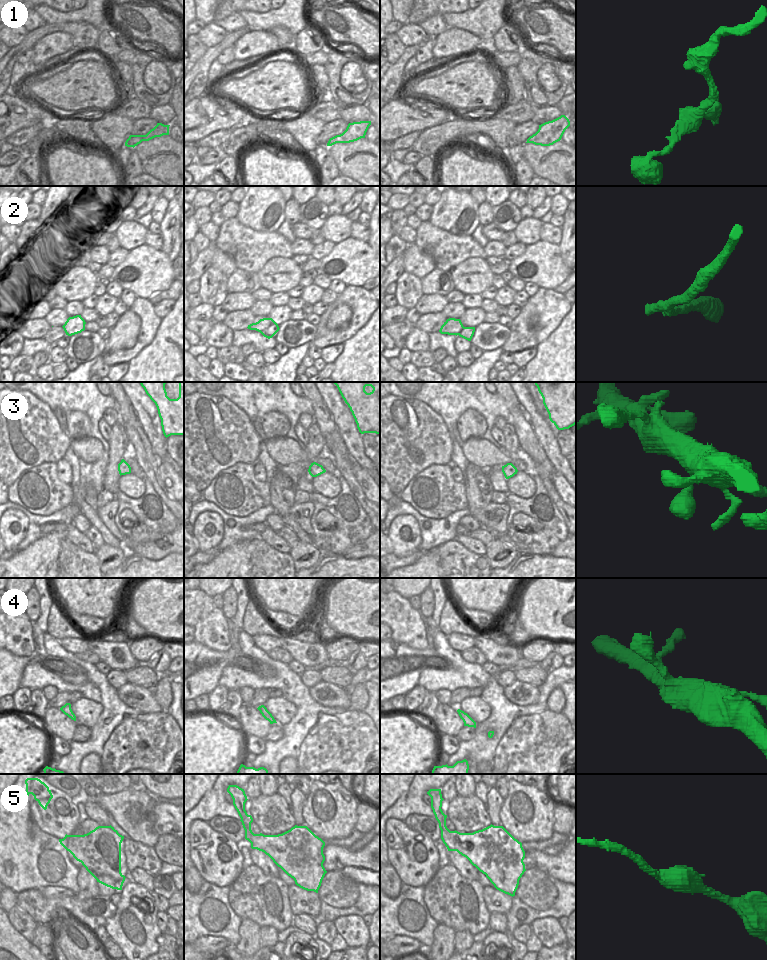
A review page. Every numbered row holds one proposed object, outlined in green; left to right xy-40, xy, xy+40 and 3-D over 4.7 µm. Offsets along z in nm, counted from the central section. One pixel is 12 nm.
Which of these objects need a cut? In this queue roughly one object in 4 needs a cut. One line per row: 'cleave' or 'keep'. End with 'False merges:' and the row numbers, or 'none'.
1: keep
2: cleave
3: keep
4: keep
5: keep
False merges: 2

